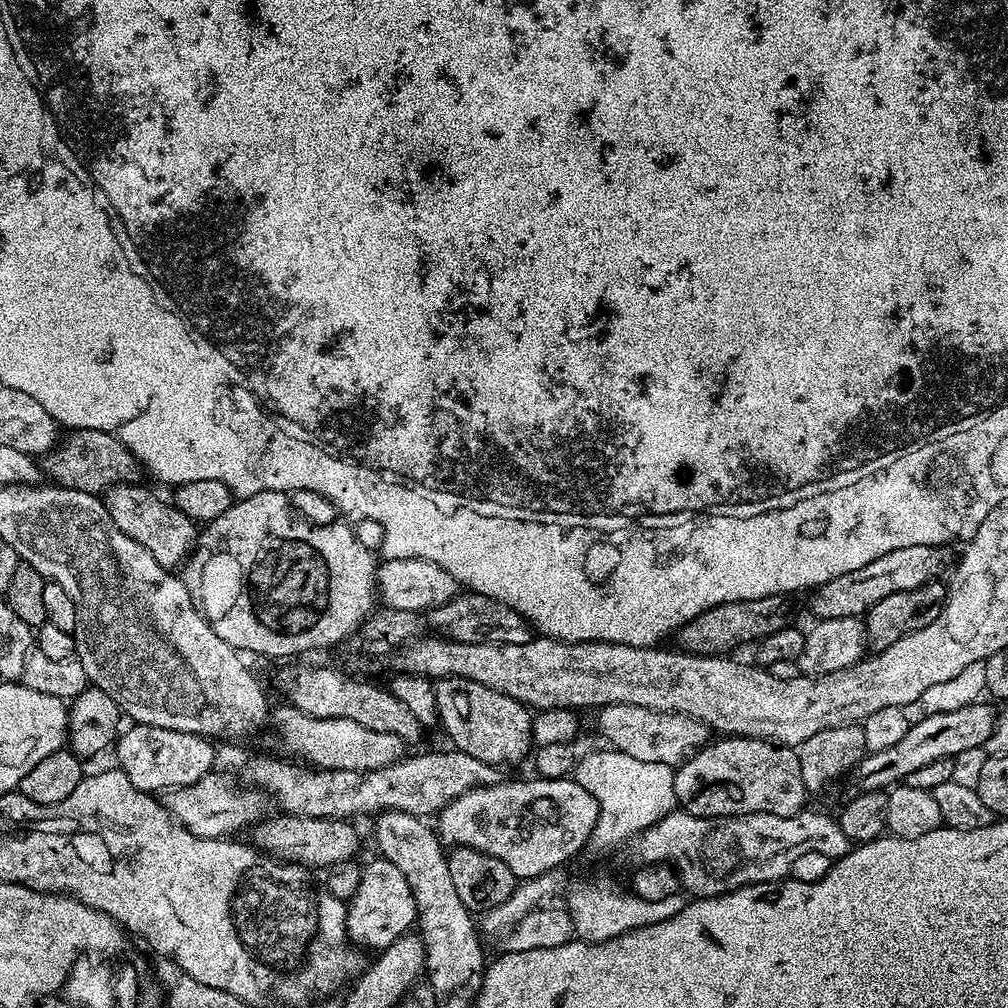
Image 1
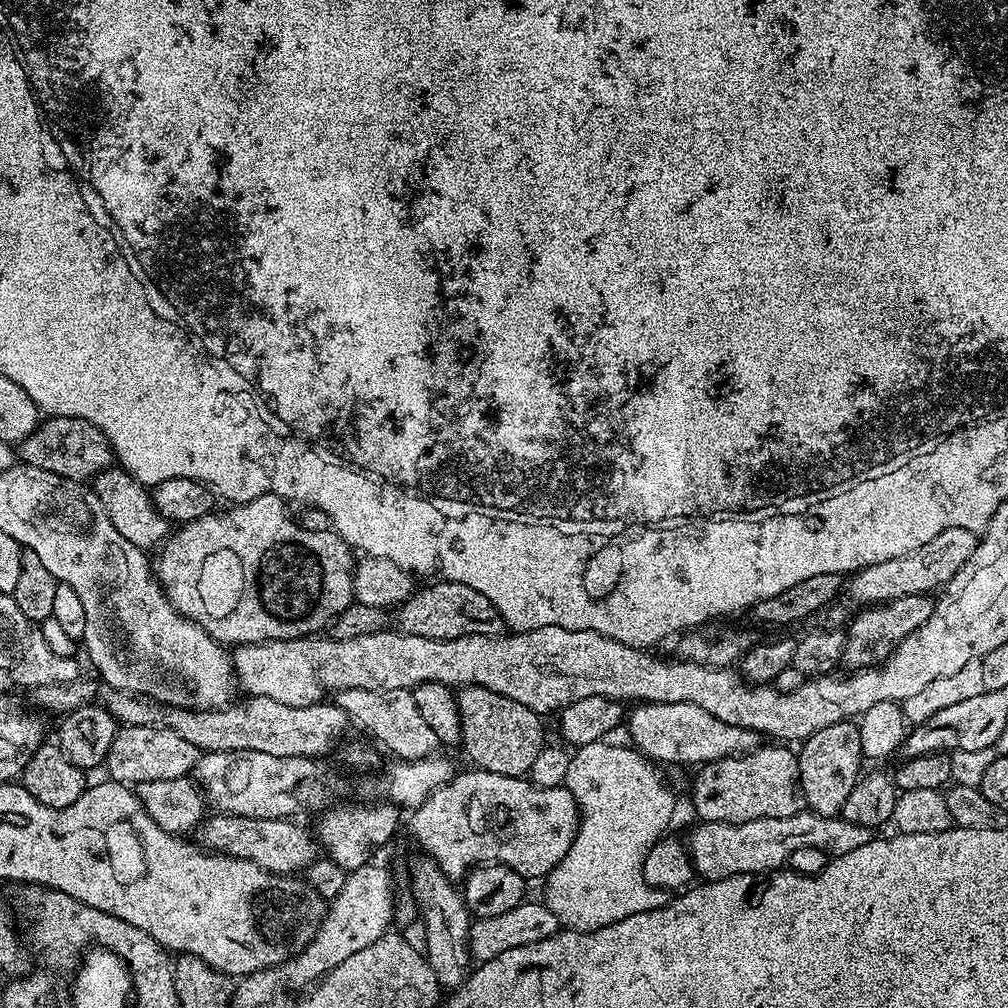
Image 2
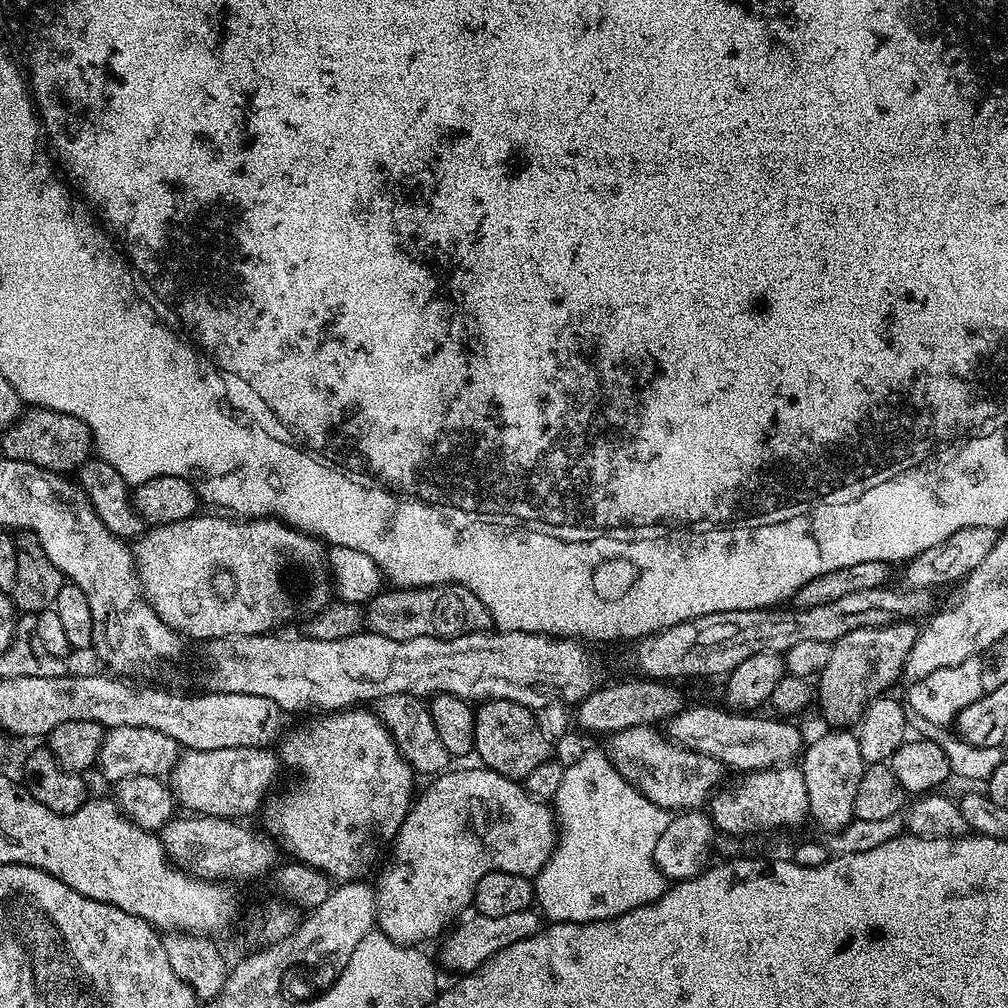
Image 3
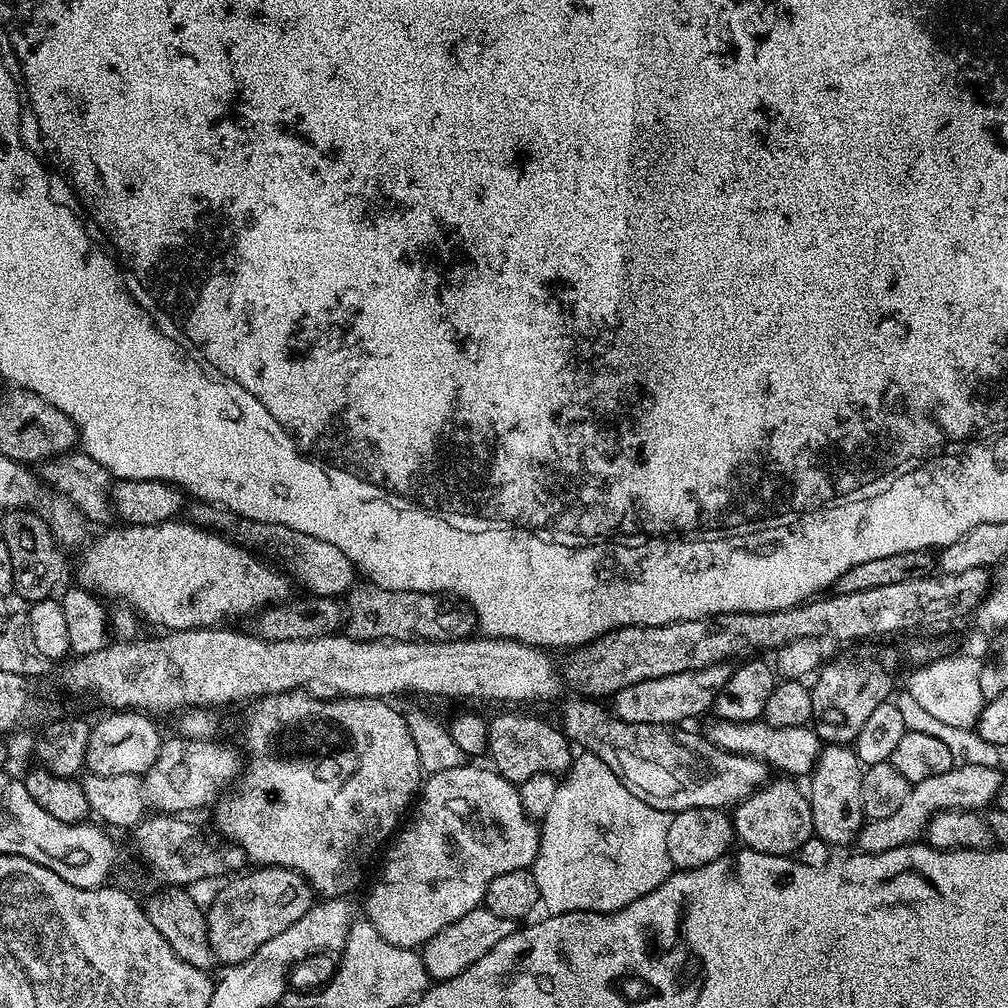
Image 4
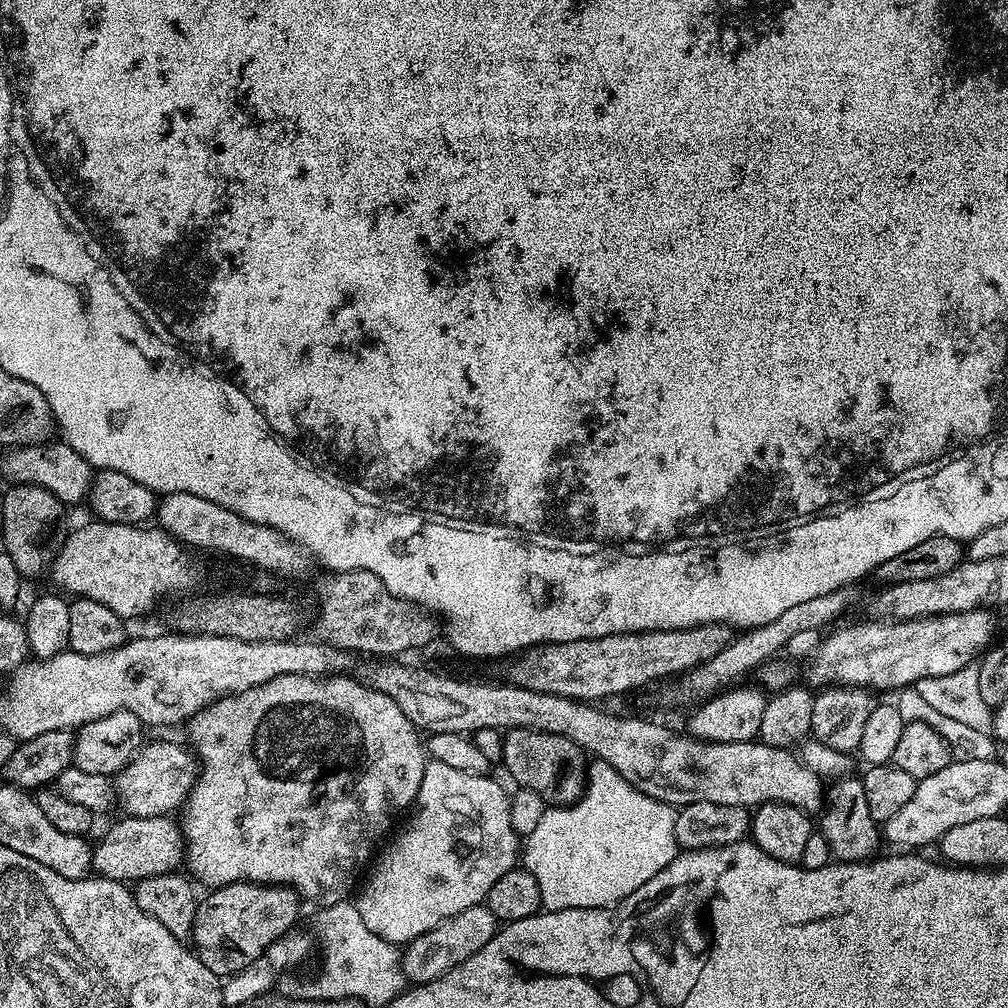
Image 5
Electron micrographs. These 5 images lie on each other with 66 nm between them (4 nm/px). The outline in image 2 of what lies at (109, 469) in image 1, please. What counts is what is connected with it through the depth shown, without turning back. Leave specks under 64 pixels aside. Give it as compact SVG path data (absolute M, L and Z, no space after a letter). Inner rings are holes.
M48 416L41 419L31 434L19 441L18 460L38 470L50 470L50 474L58 474L58 478L81 482L91 481L102 470L114 464L112 447L106 434L102 434L94 422L73 416Z

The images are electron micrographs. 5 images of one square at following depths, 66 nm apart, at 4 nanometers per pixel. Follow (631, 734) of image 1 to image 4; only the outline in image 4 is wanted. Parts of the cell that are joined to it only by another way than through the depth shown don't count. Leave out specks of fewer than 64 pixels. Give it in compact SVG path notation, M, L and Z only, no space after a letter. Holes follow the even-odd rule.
M762 718L734 722L733 720L713 719L711 725L704 730L705 739L727 752L742 753L766 761L773 769L784 770L785 775L801 778L807 777L816 767L816 759L820 757L822 741L811 726L774 727Z

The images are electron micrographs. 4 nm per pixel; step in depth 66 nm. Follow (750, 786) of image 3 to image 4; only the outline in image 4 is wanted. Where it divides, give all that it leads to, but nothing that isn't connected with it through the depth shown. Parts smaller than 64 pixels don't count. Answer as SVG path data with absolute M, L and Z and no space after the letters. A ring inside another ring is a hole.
M773 779L731 809L732 830L743 847L775 856L792 856L799 853L806 838L814 835L812 811L805 789L801 785L799 788L795 779L781 779Z

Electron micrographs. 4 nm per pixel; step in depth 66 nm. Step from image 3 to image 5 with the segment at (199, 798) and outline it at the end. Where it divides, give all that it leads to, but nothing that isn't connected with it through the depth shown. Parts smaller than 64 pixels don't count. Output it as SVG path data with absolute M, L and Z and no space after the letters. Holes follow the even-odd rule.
M152 740L141 747L136 757L118 773L114 788L118 798L124 802L127 815L150 818L166 816L176 811L187 800L190 790L196 784L198 760L187 747L172 740Z

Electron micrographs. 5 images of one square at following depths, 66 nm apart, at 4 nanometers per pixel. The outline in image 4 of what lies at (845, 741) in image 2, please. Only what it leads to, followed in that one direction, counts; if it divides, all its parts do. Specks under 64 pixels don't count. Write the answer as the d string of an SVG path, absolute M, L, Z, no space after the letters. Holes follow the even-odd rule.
M829 744L821 747L816 767L806 784L806 795L812 811L812 831L829 846L851 845L866 822L862 804L862 780L865 769L856 756L855 747Z

